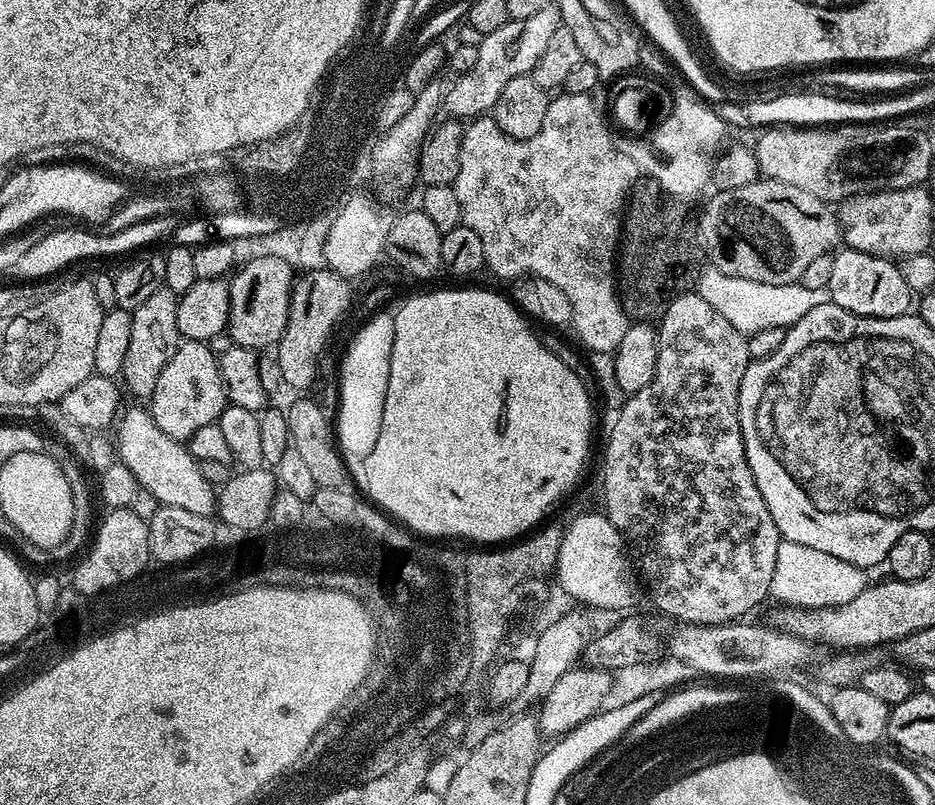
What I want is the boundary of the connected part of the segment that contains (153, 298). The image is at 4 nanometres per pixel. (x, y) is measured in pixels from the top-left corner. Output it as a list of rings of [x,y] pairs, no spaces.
[[[166,287],[159,288],[131,314],[130,346],[126,350],[122,384],[136,396],[151,398],[154,386],[158,386],[158,374],[162,374],[162,366],[174,358],[176,348],[182,343],[178,330],[178,297]]]

